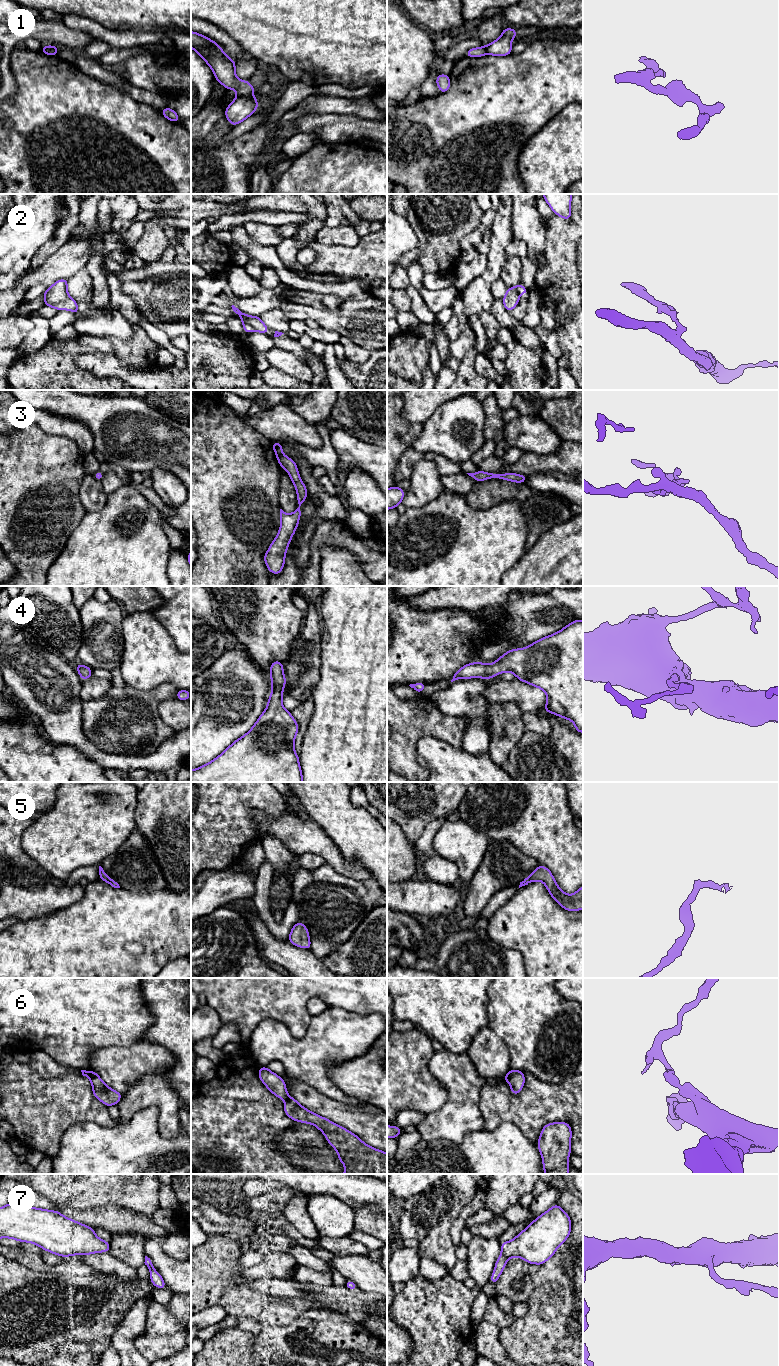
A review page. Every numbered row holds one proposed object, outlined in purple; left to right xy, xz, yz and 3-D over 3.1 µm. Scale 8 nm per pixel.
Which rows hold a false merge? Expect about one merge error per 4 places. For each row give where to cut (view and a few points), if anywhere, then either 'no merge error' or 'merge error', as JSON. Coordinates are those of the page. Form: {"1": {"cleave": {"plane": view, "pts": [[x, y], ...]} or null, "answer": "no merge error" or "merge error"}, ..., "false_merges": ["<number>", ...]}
{"1": {"cleave": {"plane": "xz", "pts": [[251, 95], [237, 97]]}, "answer": "merge error"}, "2": {"cleave": {"plane": "xz", "pts": [[243, 322], [246, 322], [253, 329]]}, "answer": "merge error"}, "3": {"cleave": null, "answer": "no merge error"}, "4": {"cleave": null, "answer": "no merge error"}, "5": {"cleave": null, "answer": "no merge error"}, "6": {"cleave": {"plane": "xz", "pts": [[289, 1096], [285, 1100]]}, "answer": "merge error"}, "7": {"cleave": null, "answer": "no merge error"}, "false_merges": ["1", "2", "6"]}

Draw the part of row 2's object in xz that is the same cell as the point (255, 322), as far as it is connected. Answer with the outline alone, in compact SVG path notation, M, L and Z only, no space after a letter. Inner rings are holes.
M234 305L231 306L233 311L240 316L240 320L243 323L249 324L253 330L260 332L262 334L267 334L269 331L269 328L262 322L261 317L258 316L249 316L245 313L241 312L238 308L236 308Z

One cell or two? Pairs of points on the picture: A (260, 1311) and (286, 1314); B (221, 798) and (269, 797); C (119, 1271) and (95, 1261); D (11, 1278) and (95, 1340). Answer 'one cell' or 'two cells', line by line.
A: one cell
B: one cell
C: one cell
D: one cell

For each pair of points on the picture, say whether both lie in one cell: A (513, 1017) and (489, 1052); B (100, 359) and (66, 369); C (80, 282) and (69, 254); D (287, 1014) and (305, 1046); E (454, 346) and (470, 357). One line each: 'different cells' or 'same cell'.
A: different cells
B: different cells
C: different cells
D: different cells
E: different cells

